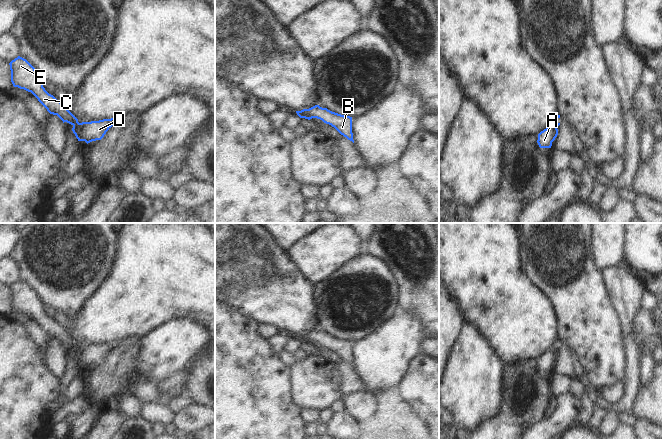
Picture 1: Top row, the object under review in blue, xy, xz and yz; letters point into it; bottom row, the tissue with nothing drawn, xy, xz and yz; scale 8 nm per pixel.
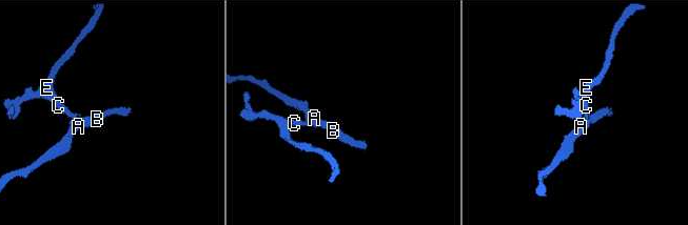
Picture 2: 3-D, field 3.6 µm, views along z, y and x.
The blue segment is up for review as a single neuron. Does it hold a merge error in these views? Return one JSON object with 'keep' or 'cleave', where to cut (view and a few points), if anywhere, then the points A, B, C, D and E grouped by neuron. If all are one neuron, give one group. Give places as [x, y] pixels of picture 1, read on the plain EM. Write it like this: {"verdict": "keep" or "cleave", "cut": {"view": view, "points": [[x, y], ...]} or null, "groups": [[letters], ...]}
{"verdict": "cleave", "cut": {"view": "xz", "points": [[297, 336], [306, 336], [312, 341]]}, "groups": [["A", "B", "D"], ["C", "E"]]}

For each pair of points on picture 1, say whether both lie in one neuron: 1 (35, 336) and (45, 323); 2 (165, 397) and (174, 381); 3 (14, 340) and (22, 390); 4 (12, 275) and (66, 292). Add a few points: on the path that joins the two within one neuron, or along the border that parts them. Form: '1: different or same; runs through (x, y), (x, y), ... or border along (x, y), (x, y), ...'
1: different; border along (34, 319), (50, 337)
2: same; runs through (167, 393), (173, 385)
3: same; runs through (14, 352), (14, 378)
4: different; border along (10, 257), (17, 266), (18, 279)

